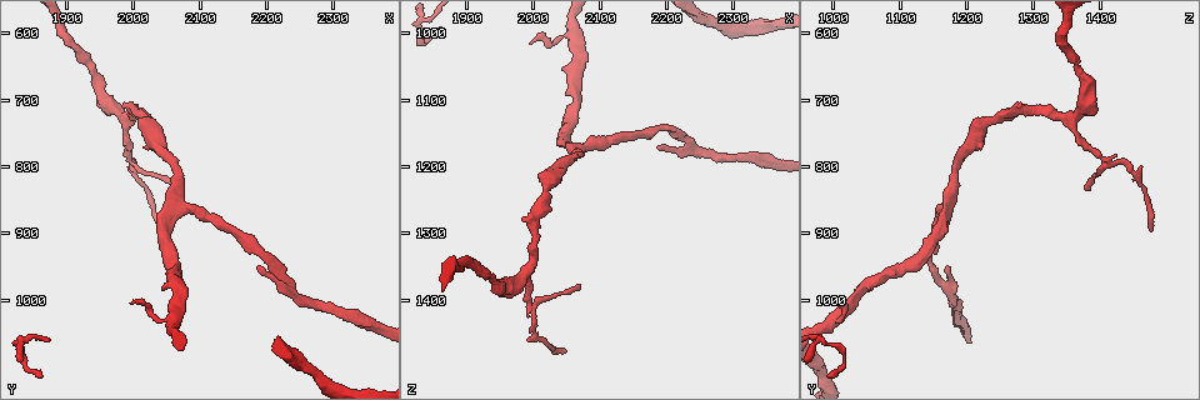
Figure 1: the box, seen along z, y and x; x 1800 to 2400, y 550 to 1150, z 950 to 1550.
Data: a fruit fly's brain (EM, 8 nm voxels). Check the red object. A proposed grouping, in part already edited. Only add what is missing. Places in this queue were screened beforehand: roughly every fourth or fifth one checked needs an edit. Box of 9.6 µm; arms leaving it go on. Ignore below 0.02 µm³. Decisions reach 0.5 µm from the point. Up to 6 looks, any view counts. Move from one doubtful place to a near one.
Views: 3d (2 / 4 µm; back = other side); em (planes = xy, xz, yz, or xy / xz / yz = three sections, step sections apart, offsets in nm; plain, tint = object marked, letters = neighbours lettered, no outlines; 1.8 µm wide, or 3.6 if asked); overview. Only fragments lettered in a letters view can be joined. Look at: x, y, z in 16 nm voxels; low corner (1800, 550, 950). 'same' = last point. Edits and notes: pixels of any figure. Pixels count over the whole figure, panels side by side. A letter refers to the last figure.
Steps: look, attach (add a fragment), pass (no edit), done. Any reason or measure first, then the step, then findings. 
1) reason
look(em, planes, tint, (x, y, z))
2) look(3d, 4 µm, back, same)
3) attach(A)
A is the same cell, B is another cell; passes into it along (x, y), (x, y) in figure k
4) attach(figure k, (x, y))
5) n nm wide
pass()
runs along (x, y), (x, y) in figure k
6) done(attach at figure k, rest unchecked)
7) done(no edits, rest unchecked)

look(em, 3.6 µm, planes, letters, (2070, 835, 1380))

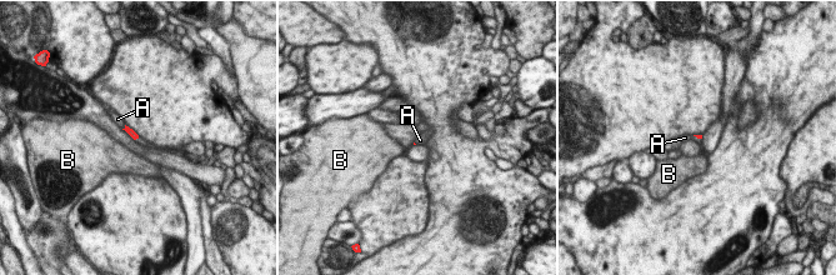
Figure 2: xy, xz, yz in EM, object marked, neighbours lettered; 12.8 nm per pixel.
A touches over 90 nm
pass()
A and B are other cells; none of them fits

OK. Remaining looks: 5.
free end
look(em, planes, letters, (2045, 895, 1475))

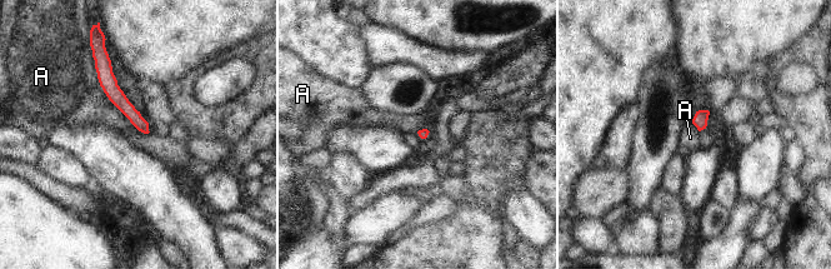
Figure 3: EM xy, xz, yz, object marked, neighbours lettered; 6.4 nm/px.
A touches over 600 nm
pass()
A is another cell; none of them fits

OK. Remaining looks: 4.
branch stops here
look(em, planes, plain, (1995, 1005, 1020))

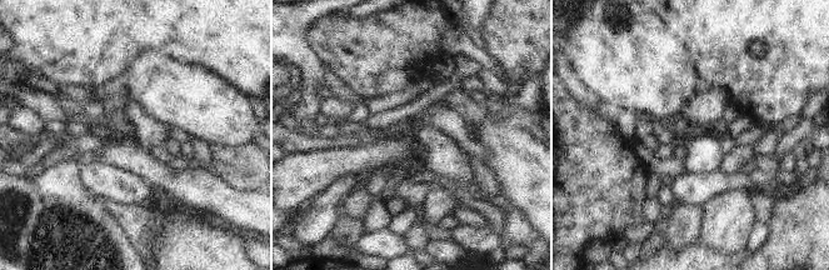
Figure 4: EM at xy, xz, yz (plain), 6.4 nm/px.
what lies round it
look(em, planes, letters, same)

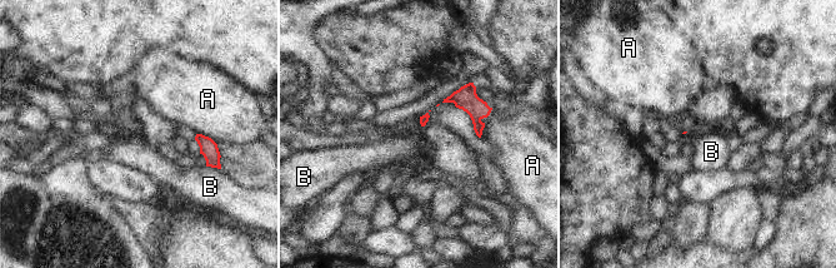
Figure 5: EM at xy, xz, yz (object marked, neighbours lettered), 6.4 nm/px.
pass()
A and B are other cells; border along (206, 165), (219, 169) in figure 5; no lettered fragment goes on from it

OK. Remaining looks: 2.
done(no edits, rest unchecked)

